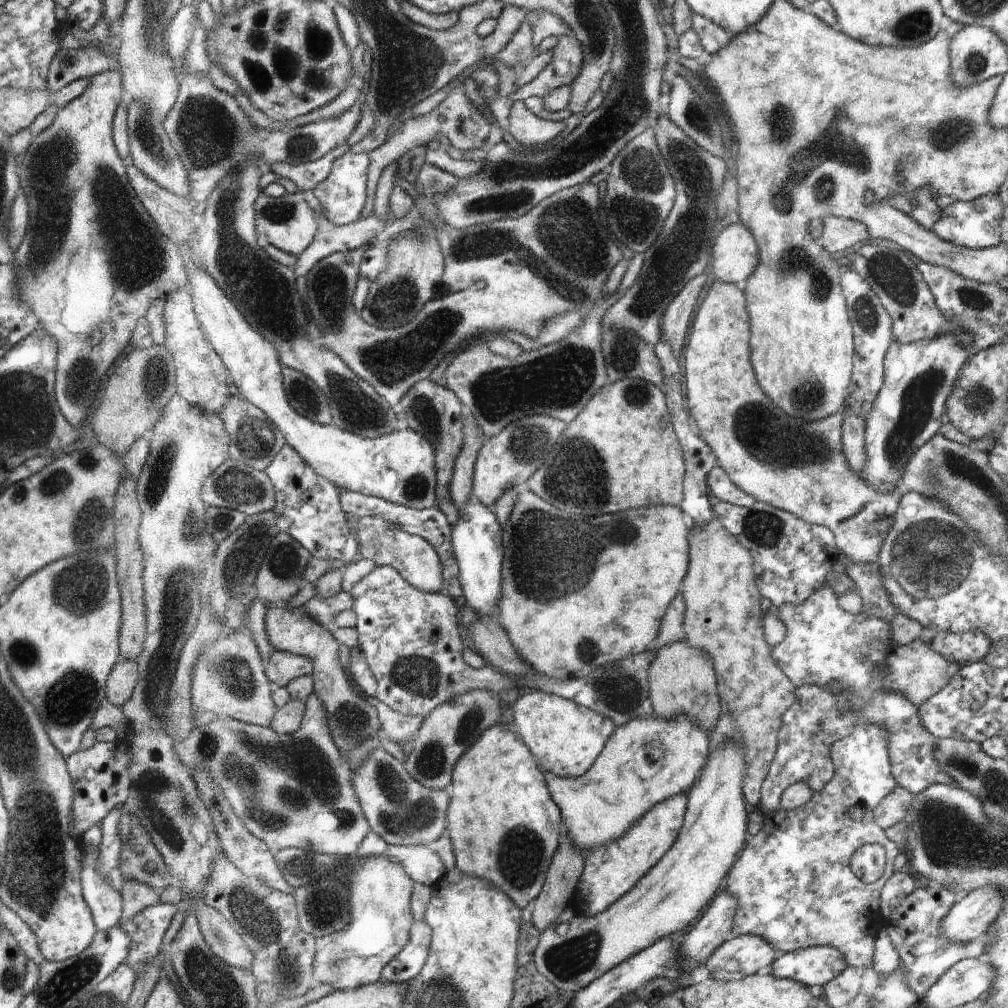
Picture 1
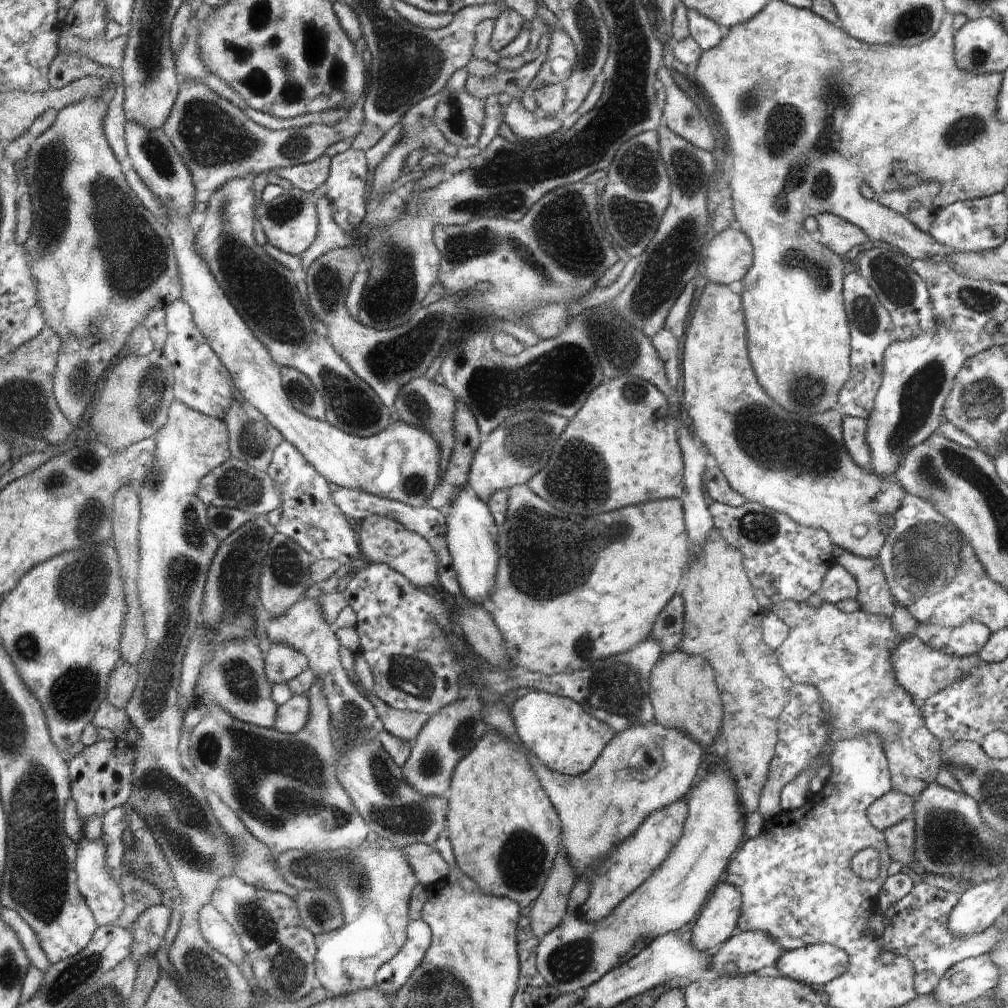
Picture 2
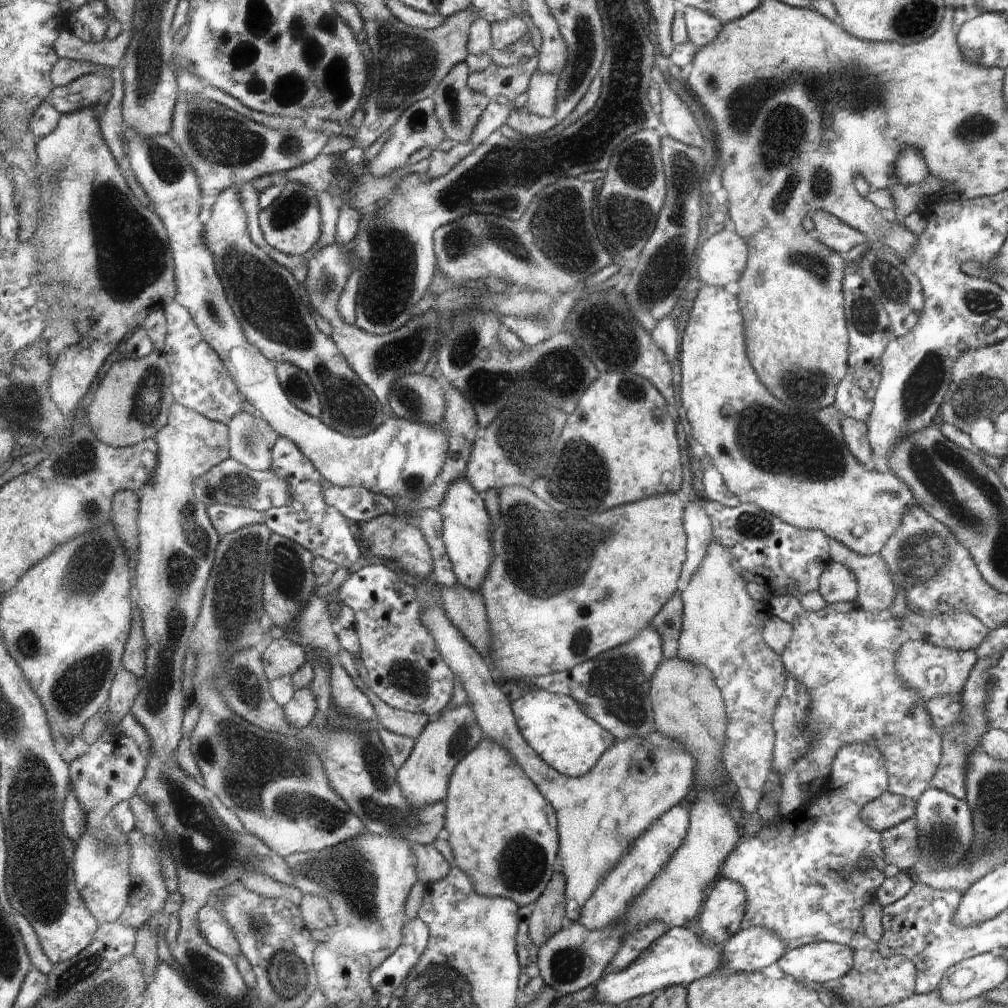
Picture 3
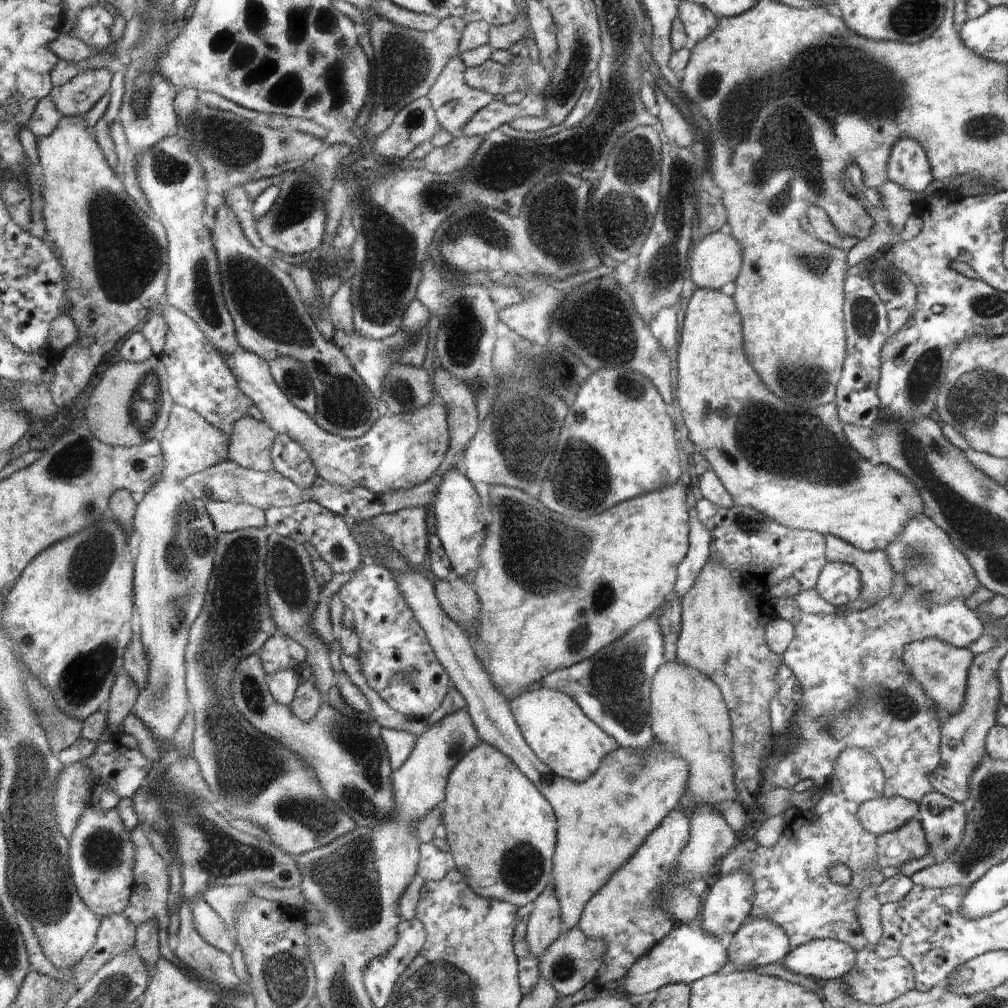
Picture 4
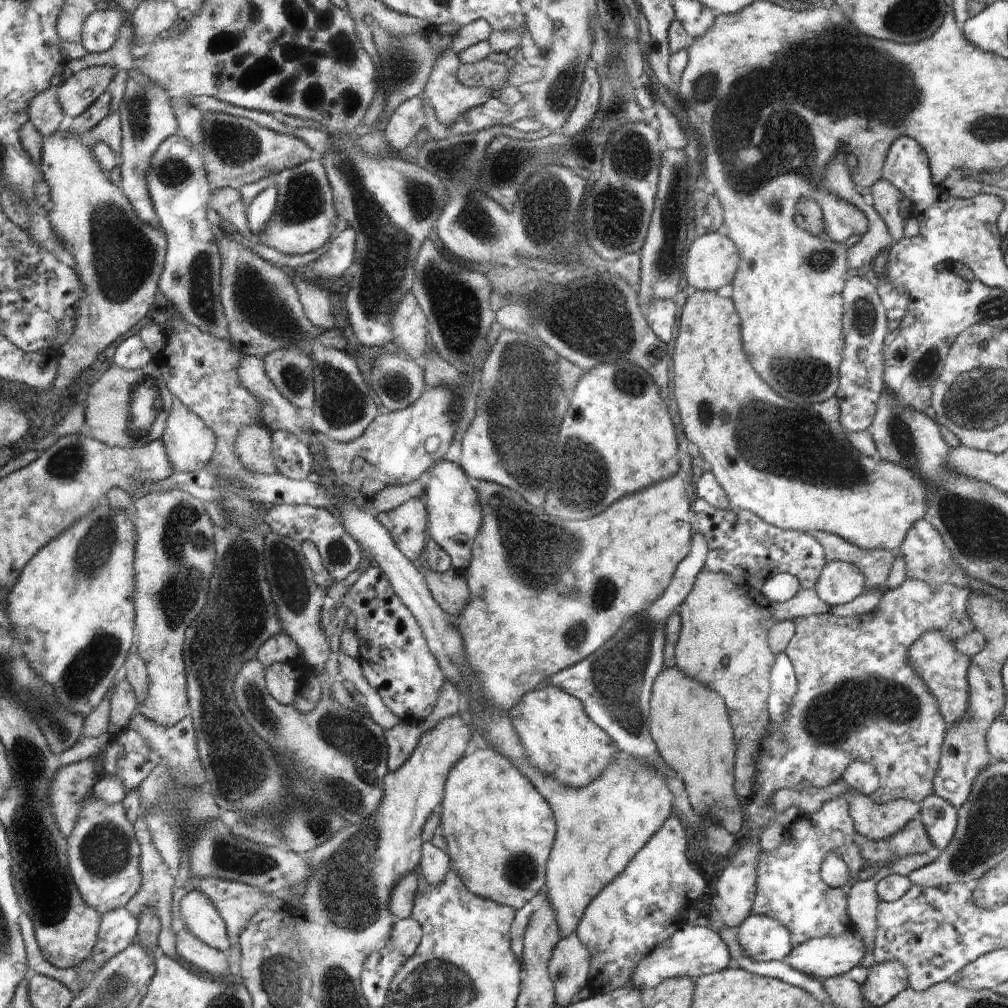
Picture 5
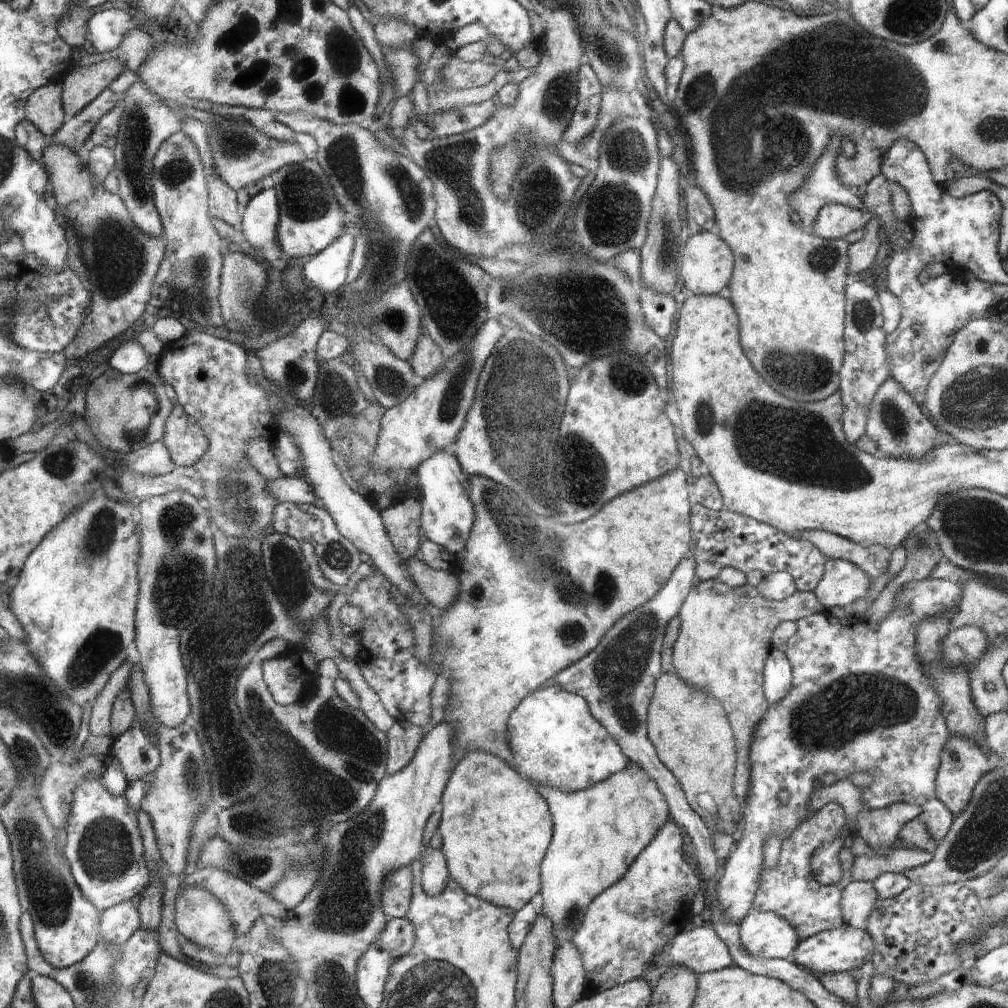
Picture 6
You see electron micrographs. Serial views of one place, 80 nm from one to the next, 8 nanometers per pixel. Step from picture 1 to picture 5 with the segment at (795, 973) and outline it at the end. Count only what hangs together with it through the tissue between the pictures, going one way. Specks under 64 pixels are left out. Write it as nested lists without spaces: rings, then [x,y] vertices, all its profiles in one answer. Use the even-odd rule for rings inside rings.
[[[853,931],[847,936],[812,938],[794,947],[790,954],[786,956],[786,959],[781,962],[788,964],[788,966],[798,970],[798,972],[804,972],[804,974],[810,974],[823,980],[824,978],[847,975],[854,967],[860,966],[866,952],[866,946],[864,946],[860,934]]]

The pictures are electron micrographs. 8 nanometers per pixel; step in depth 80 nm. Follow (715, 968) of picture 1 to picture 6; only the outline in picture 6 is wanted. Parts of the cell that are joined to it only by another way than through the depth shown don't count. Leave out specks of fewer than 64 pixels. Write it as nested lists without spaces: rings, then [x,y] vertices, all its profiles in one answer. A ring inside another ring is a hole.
[[[751,910],[739,927],[743,947],[763,959],[790,958],[800,941],[790,923],[771,912]]]

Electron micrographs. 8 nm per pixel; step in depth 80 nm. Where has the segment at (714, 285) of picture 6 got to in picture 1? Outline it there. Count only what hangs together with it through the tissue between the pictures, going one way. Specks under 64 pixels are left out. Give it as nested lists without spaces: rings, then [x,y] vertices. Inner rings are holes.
[[[744,224],[724,225],[714,241],[713,262],[710,271],[716,280],[736,283],[753,274],[759,263],[756,239]]]

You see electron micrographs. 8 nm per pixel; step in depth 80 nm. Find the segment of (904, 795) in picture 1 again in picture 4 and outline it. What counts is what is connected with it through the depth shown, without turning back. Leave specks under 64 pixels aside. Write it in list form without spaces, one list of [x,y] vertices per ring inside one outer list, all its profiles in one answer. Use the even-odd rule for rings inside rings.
[[[880,796],[864,801],[858,807],[857,819],[867,831],[878,836],[917,818],[918,810],[919,803],[906,800],[904,797]]]

